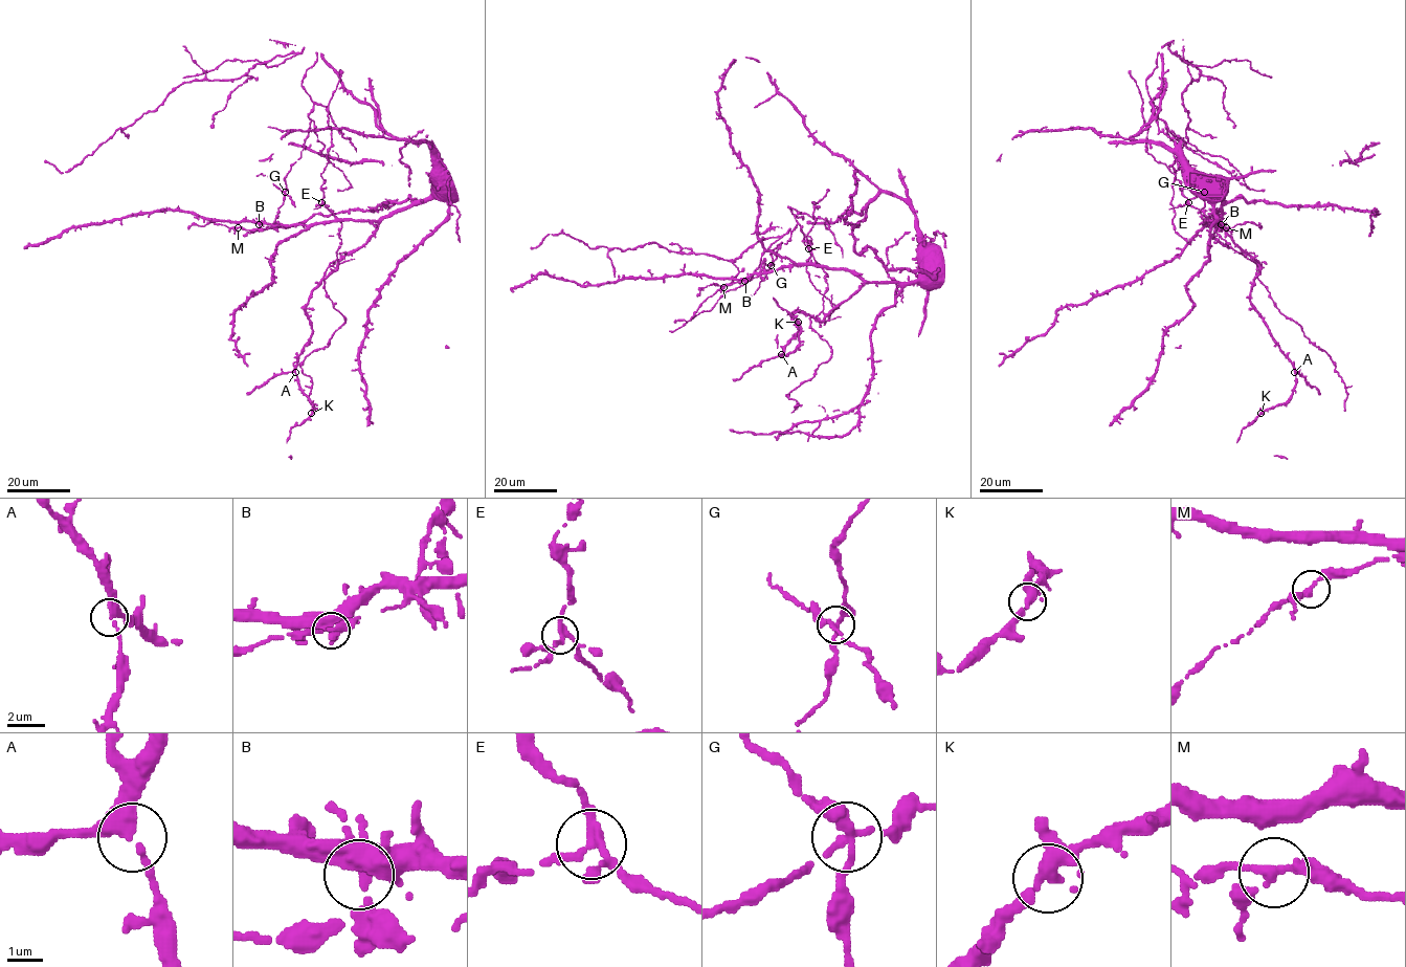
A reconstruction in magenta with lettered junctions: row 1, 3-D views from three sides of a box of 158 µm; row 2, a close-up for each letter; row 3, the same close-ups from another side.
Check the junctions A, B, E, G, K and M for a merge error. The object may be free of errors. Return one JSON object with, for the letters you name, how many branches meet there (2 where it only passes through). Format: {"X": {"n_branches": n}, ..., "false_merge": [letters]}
{"G": {"n_branches": 4}, "false_merge": ["G"]}

